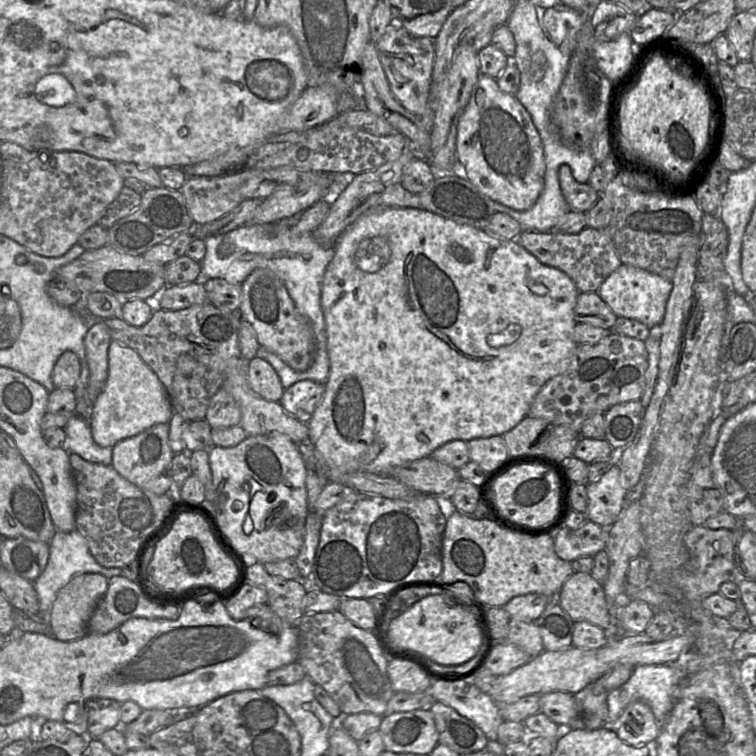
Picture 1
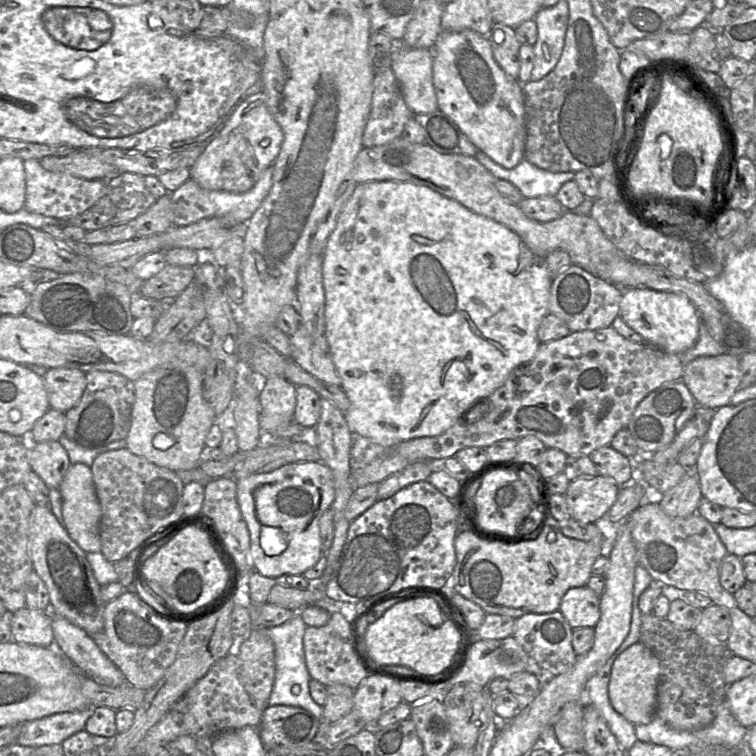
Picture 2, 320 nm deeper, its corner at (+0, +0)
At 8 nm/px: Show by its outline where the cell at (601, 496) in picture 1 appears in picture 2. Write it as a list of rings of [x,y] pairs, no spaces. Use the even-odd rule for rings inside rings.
[[[600,474],[571,481],[564,494],[571,518],[580,523],[596,523],[608,514],[620,489],[613,479]]]

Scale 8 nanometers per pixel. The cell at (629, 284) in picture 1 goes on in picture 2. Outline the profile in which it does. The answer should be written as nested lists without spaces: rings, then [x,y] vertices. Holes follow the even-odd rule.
[[[624,288],[619,317],[650,345],[681,355],[692,348],[699,337],[700,314],[684,295],[648,288]]]

